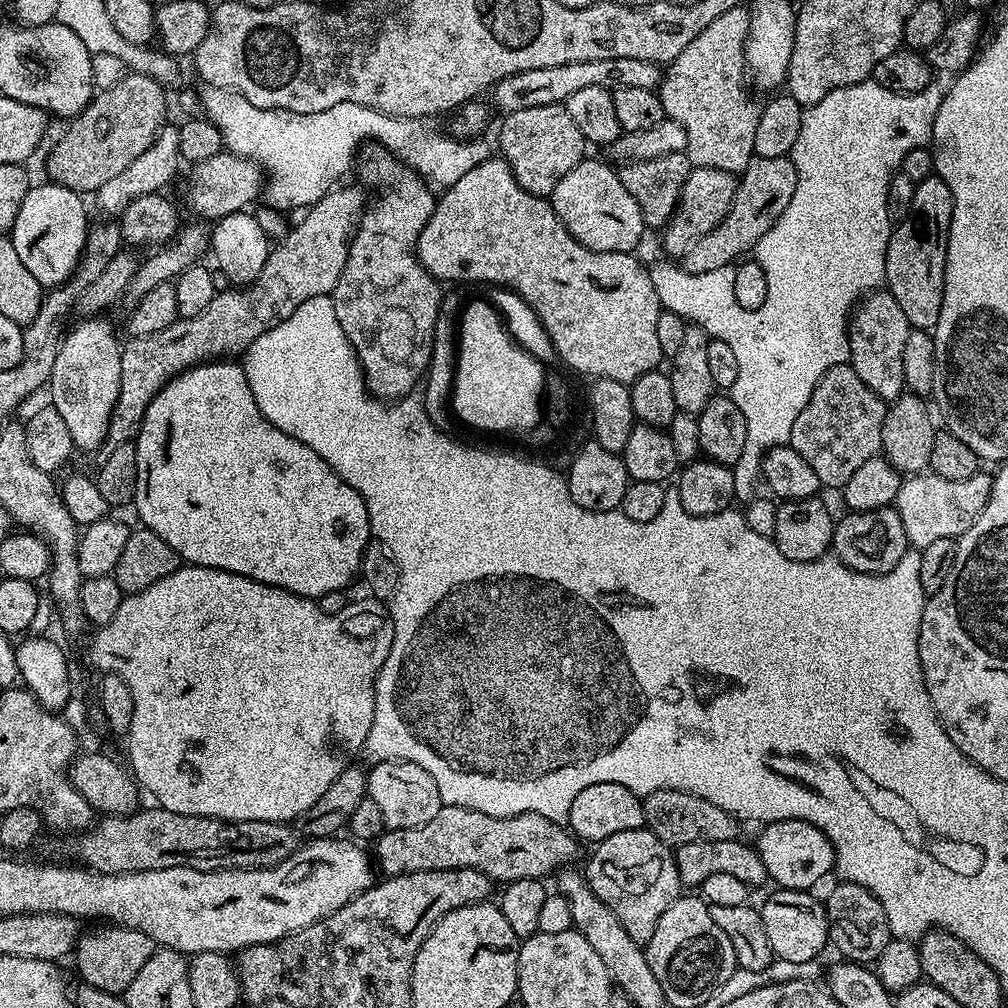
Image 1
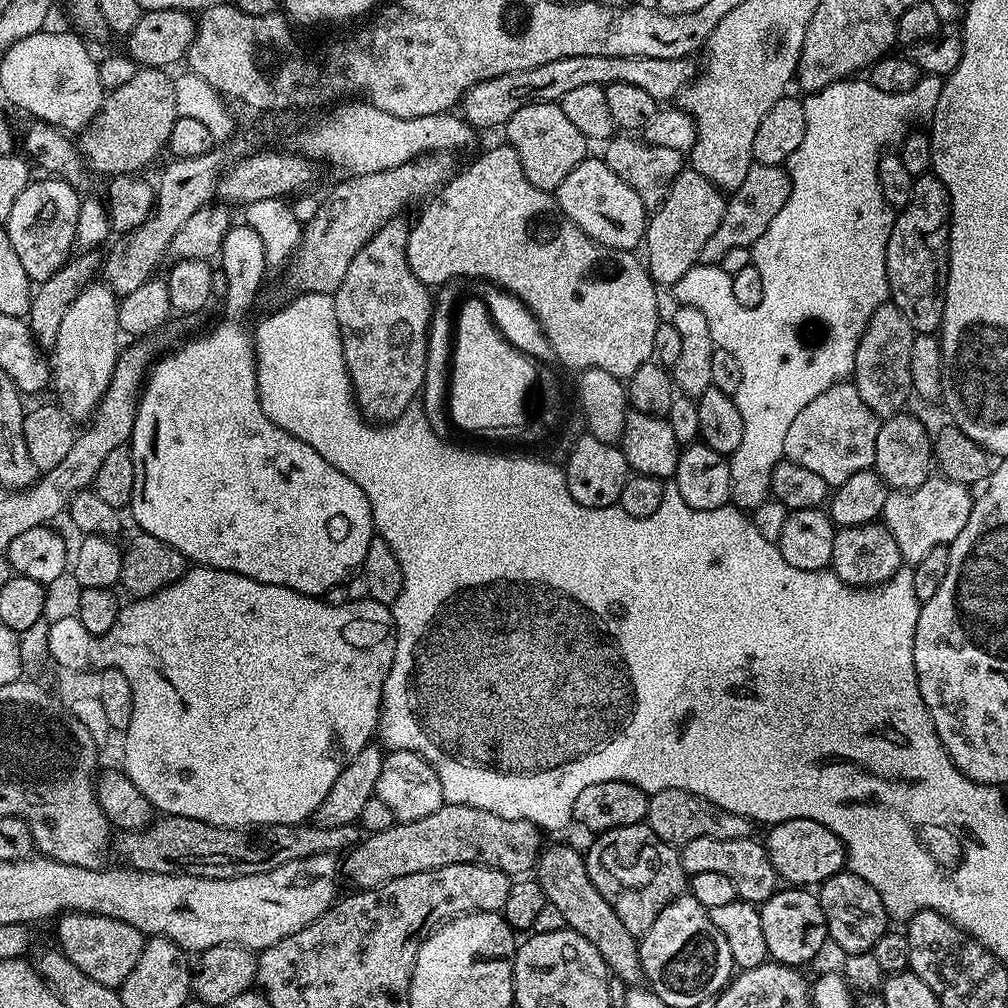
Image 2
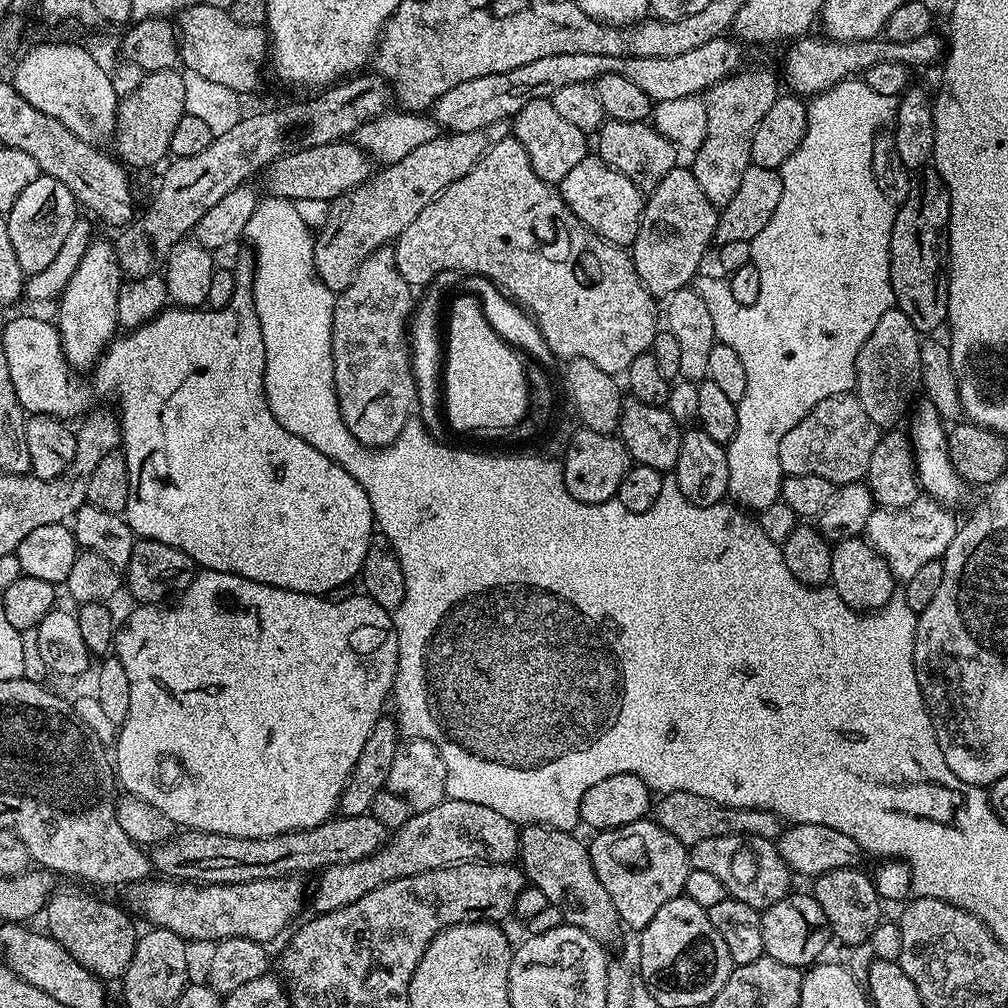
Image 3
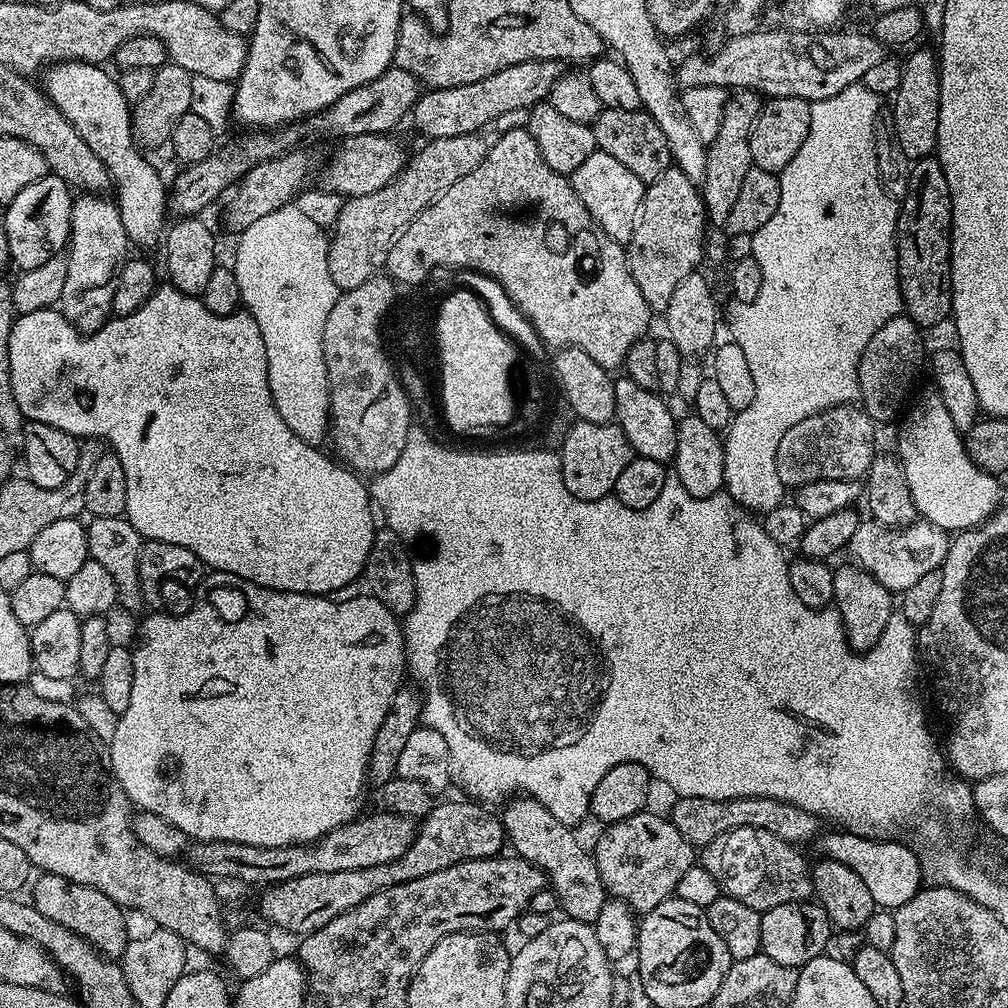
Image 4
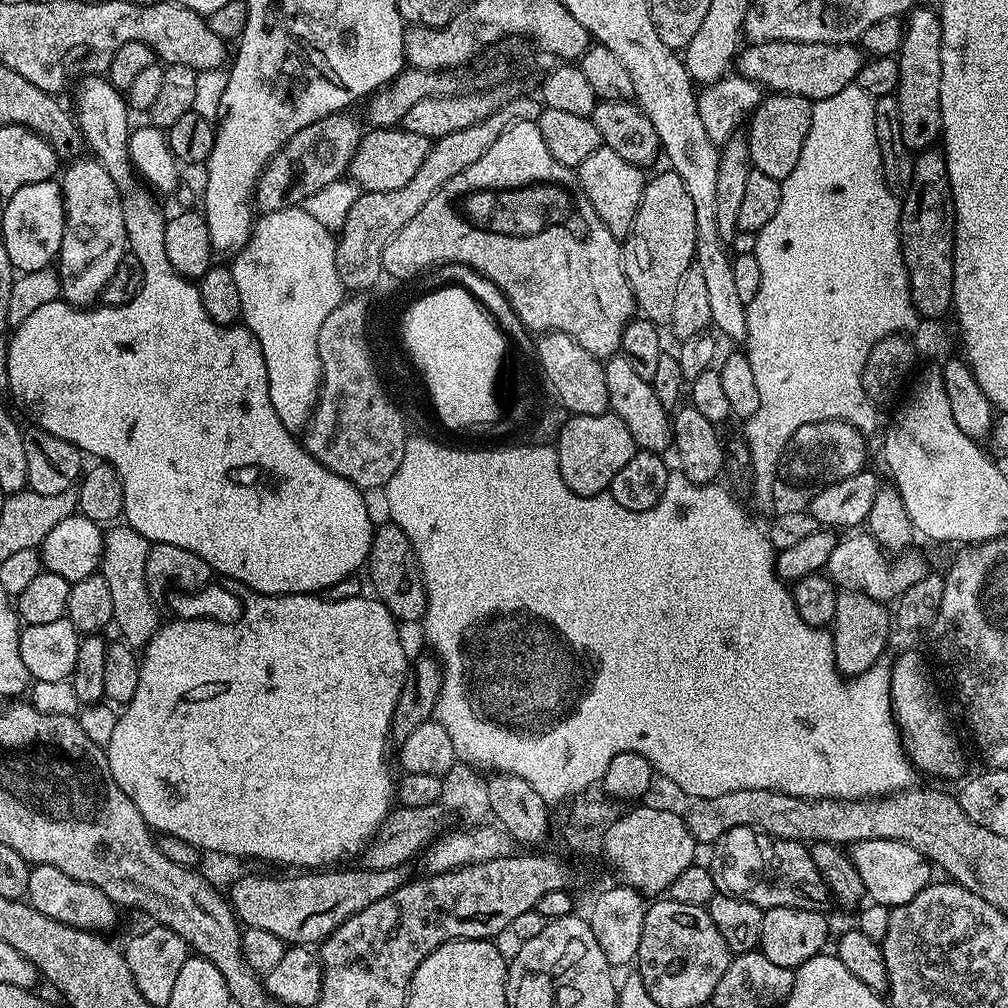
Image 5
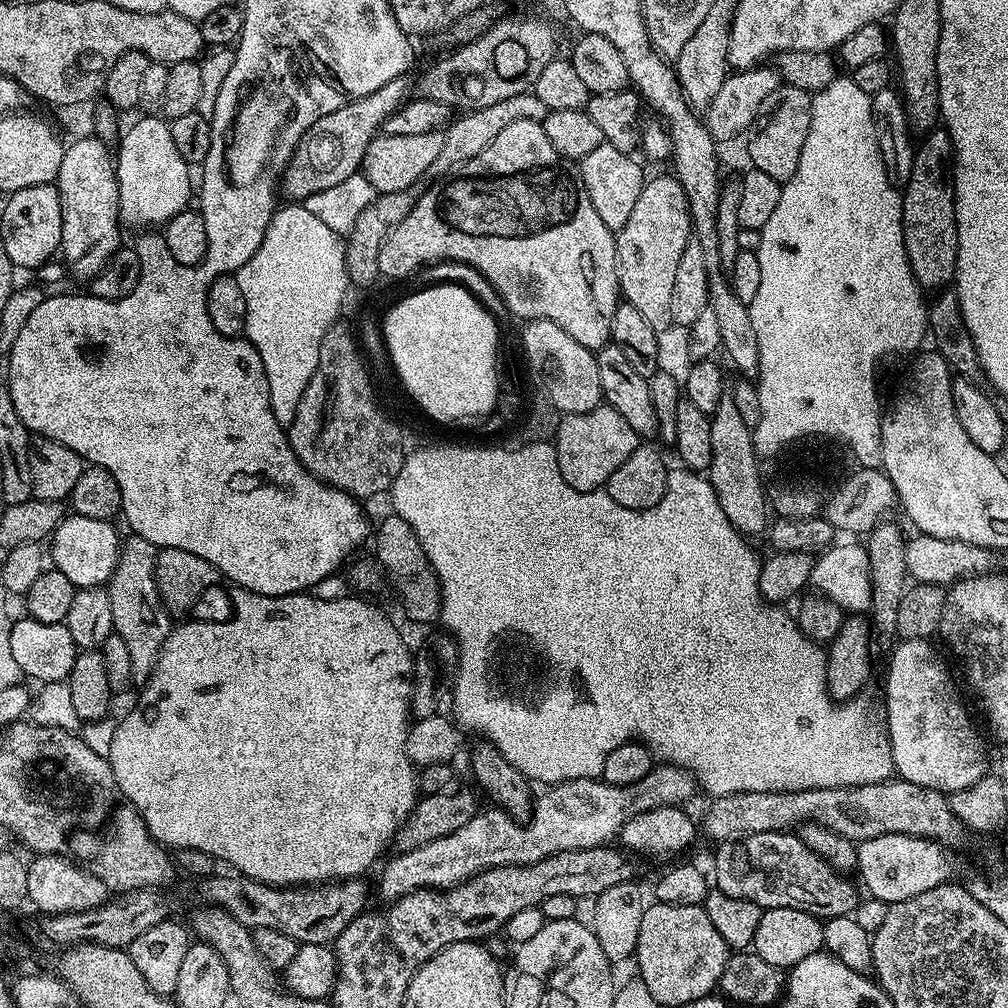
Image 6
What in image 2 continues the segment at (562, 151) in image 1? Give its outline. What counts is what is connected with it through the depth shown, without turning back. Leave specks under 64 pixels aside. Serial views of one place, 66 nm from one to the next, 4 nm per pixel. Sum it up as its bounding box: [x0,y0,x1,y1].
[503,103,590,193]

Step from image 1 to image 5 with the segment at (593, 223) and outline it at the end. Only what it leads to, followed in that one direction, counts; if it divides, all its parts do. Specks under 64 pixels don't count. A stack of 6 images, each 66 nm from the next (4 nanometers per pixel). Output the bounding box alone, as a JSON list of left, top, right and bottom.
[578,146,646,238]

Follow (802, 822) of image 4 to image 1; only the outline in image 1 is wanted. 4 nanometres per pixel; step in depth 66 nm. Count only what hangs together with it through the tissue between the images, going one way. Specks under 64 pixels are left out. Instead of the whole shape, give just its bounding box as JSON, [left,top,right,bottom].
[643,788,741,846]

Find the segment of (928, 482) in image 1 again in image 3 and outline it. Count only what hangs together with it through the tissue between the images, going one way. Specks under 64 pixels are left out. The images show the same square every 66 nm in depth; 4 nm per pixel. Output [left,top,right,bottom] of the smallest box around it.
[866,498,958,582]

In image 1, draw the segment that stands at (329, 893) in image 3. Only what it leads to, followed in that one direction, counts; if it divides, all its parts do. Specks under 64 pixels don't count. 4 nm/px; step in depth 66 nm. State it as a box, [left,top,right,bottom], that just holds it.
[374,804,578,882]

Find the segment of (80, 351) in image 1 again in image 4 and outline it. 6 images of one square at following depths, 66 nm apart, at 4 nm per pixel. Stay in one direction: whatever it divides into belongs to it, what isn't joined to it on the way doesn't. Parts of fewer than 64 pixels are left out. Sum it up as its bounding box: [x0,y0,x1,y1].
[58,194,130,334]

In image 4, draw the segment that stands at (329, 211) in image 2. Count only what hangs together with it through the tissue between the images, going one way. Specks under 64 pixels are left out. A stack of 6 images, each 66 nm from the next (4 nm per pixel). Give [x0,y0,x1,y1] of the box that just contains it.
[328,109,529,292]

